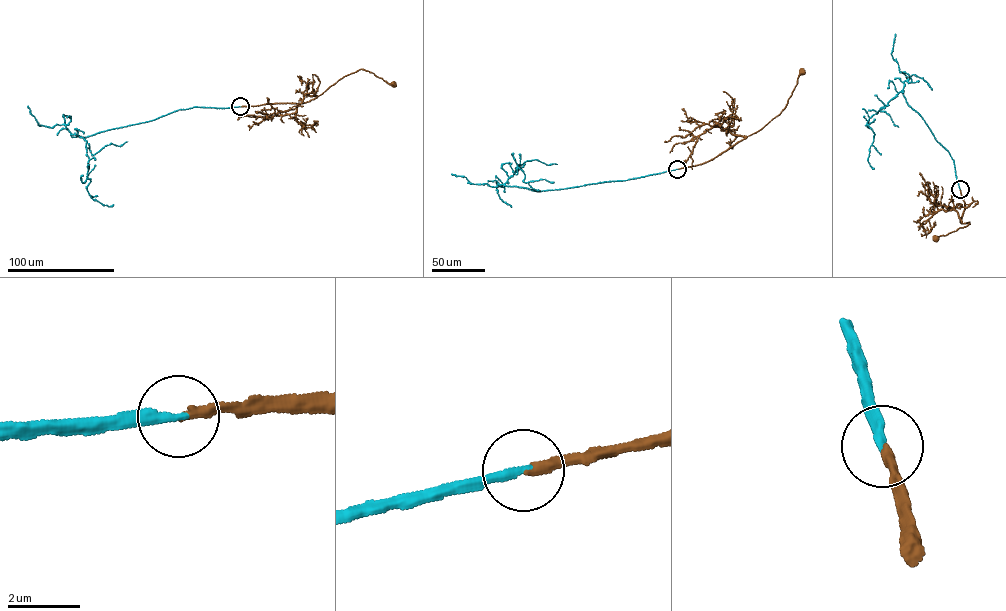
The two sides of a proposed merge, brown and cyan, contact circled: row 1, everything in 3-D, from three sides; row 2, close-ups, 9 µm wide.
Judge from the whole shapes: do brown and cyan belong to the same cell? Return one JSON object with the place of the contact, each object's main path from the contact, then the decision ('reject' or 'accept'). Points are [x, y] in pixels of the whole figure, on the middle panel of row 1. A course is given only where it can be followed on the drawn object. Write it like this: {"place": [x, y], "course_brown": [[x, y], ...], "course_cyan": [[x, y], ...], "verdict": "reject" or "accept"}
{"place": [677, 169], "course_brown": [[677, 169], [712, 160], [761, 129], [780, 113], [802, 73]], "course_cyan": [[677, 169], [626, 180], [541, 191], [505, 184], [518, 165], [525, 175], [525, 183], [545, 179], [554, 182]], "verdict": "accept"}

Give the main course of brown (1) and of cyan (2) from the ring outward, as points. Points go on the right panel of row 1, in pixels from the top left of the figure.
1: (960, 189), (965, 204), (960, 221), (970, 224), (937, 239)
2: (959, 189), (950, 154), (909, 105), (902, 90), (866, 123), (875, 134), (868, 159), (874, 169)

